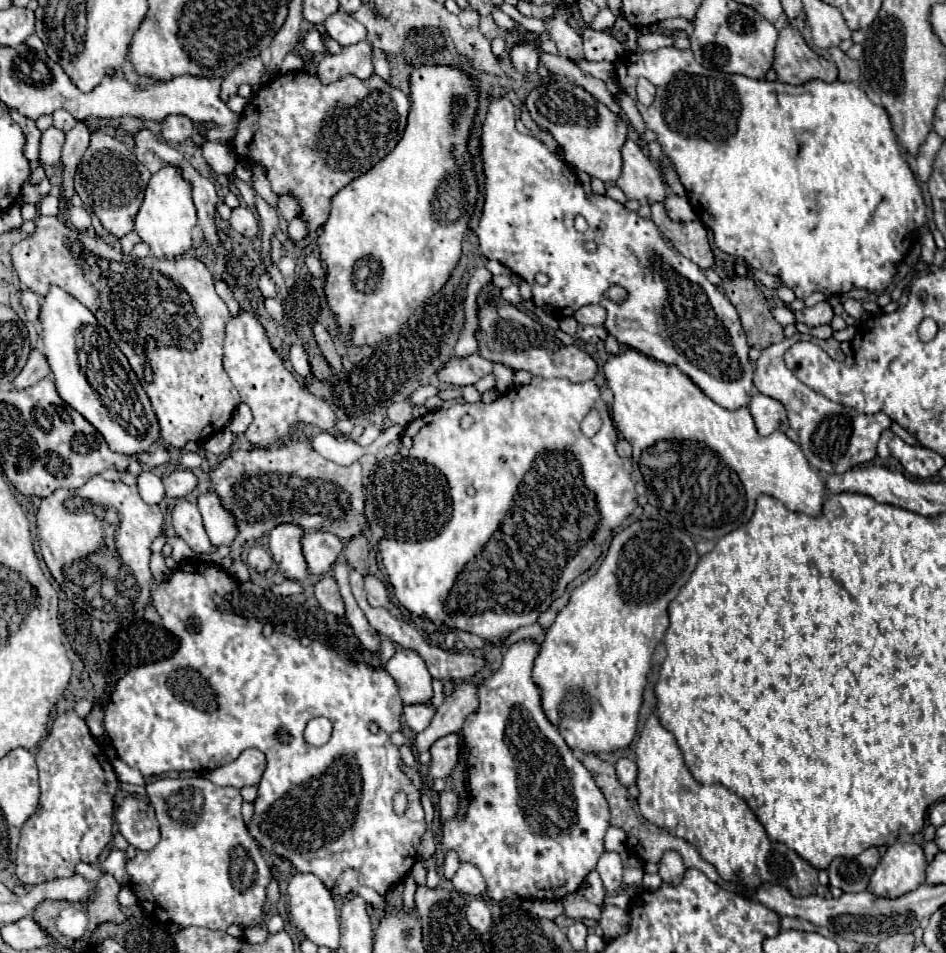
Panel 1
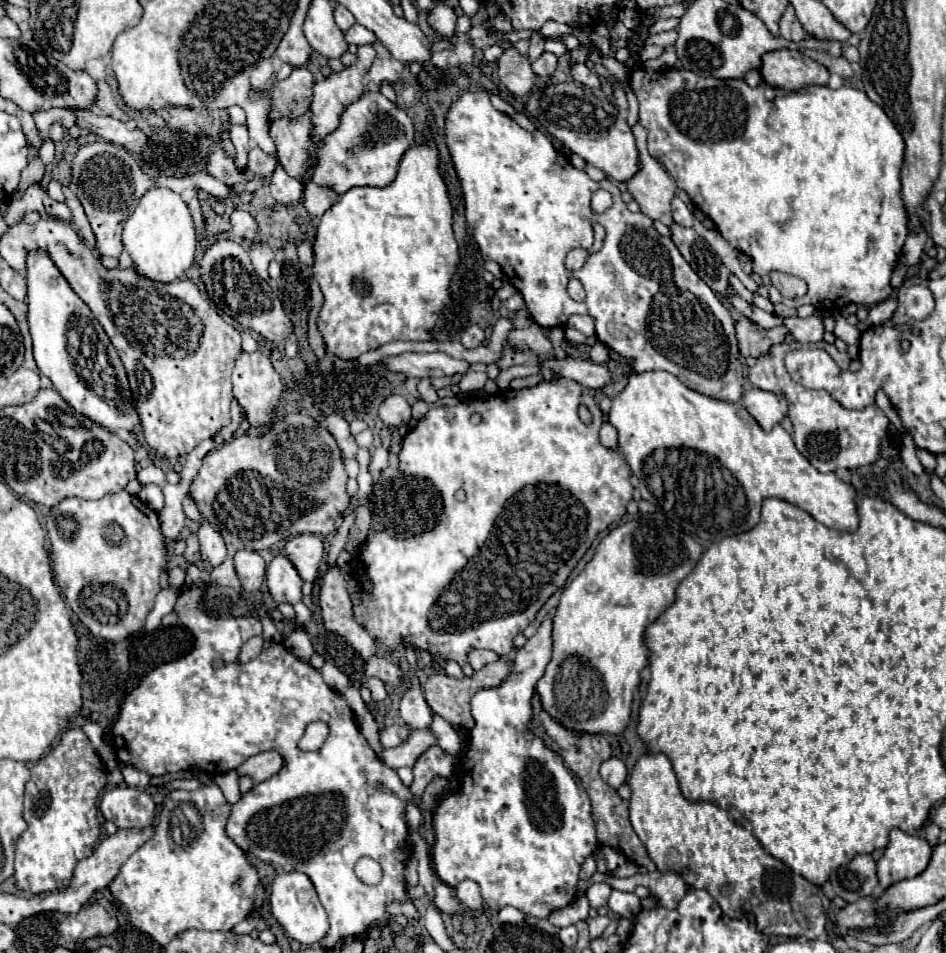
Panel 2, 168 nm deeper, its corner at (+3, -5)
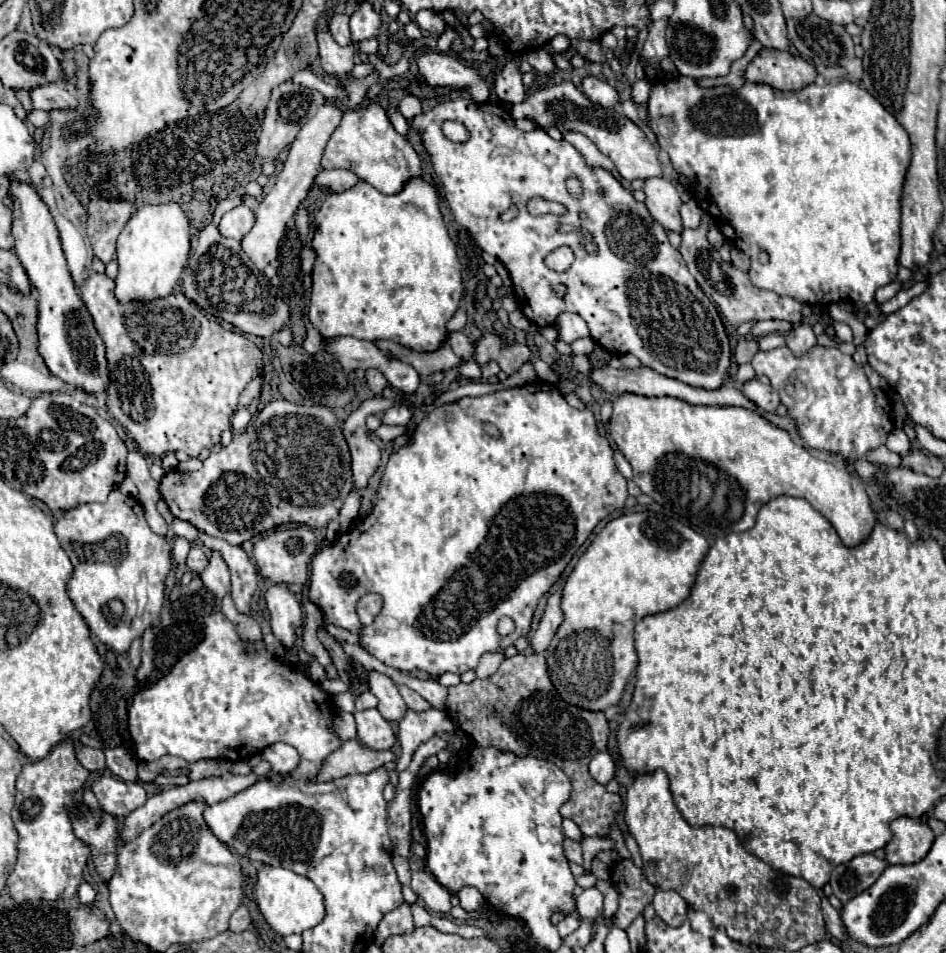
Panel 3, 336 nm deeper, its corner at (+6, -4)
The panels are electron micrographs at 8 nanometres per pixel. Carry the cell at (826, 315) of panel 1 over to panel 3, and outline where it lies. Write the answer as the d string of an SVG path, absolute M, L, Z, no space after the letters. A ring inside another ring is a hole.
M799 324L799 326L795 326L795 328L785 336L785 340L787 340L787 348L789 348L793 354L797 354L797 356L807 354L807 352L817 344L817 338L815 338L815 334L813 334L813 330L811 330L809 324Z

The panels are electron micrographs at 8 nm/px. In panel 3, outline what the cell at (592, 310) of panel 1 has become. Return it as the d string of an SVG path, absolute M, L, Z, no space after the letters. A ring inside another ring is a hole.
M563 312L557 316L555 320L555 328L557 328L557 338L571 344L577 338L589 336L589 328L585 324L585 320L579 314L571 314L571 312Z

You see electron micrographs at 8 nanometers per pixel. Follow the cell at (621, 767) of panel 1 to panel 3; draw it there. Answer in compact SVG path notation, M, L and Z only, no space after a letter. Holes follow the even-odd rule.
M597 752L593 756L593 760L589 762L589 774L593 776L595 782L599 784L607 784L613 774L615 774L615 762L607 752Z

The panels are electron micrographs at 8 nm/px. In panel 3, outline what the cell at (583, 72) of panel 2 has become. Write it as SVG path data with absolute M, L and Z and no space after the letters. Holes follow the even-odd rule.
M593 76L583 78L583 92L589 96L591 102L595 102L603 108L613 108L613 106L621 104L619 92L611 84L607 84L603 80L597 80Z

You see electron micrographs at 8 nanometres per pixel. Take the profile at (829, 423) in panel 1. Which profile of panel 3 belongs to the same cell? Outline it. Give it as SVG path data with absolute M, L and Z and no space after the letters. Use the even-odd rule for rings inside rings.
M787 346L757 352L753 358L753 368L759 374L765 374L771 380L771 386L779 392L781 402L789 408L789 414L797 422L799 436L807 448L815 448L827 454L843 454L845 458L861 458L867 450L883 446L889 432L893 430L893 422L885 412L885 404L889 404L887 396L881 390L873 390L865 372L853 362L851 356L839 352L835 346L815 346L803 358L797 358L789 352Z

